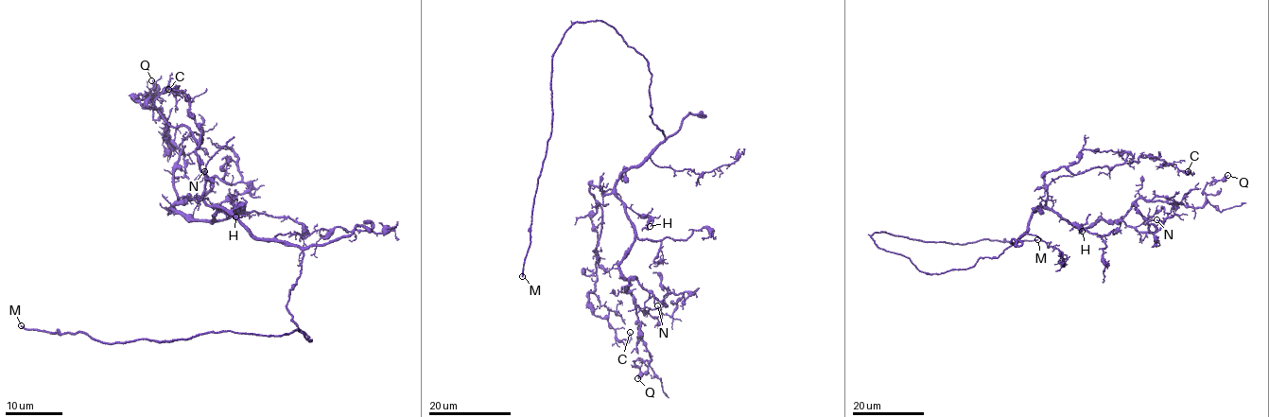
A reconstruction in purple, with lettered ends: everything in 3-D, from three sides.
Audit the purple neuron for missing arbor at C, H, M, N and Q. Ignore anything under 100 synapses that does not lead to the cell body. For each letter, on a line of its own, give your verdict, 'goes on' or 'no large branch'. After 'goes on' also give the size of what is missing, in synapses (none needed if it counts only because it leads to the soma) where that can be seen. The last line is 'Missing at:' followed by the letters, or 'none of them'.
C: no large branch
H: no large branch
M: goes on
N: no large branch
Q: no large branch
Missing at: M

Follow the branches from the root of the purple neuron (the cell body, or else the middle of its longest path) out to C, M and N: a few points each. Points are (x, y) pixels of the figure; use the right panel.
C: (974, 266), (1026, 232), (1046, 204), (1049, 172), (1144, 157), (1188, 171)
M: (974, 266), (926, 274), (908, 257), (880, 248), (870, 236), (883, 231), (961, 244), (1037, 239)
N: (974, 266), (1015, 244), (1034, 213), (1042, 208), (1082, 228), (1118, 219), (1149, 234), (1156, 219)

